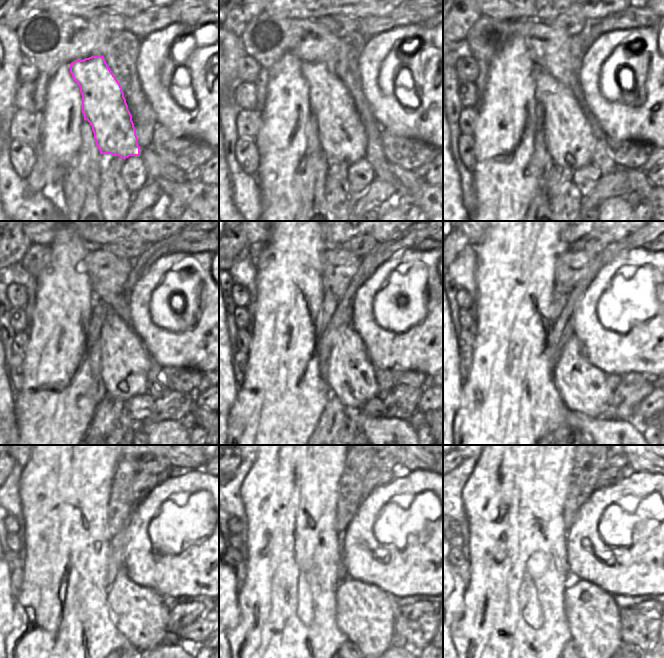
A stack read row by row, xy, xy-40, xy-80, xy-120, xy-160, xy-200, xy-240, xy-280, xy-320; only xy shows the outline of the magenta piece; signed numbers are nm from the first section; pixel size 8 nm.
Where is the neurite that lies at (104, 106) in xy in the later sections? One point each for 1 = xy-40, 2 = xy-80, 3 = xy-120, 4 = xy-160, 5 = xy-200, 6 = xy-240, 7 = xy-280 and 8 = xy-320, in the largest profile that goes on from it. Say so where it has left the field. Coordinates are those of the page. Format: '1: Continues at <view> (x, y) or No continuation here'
1: Continues at xy-40 (342, 135)
2: Continues at xy-80 (568, 133)
3: Continues at xy-120 (124, 362)
4: Continues at xy-160 (351, 378)
5: Continues at xy-200 (582, 386)
6: Continues at xy-240 (138, 613)
7: Continues at xy-280 (365, 613)
8: Continues at xy-320 (593, 617)

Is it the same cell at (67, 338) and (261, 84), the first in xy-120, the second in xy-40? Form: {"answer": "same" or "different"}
{"answer": "different"}

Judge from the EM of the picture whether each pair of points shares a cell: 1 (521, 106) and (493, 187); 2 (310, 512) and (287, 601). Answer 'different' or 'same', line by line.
1: same
2: same

